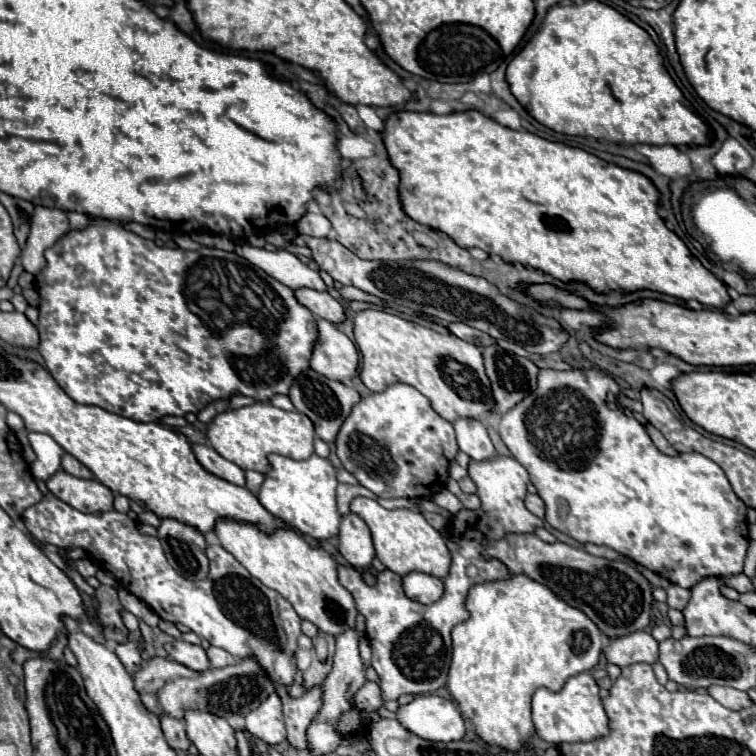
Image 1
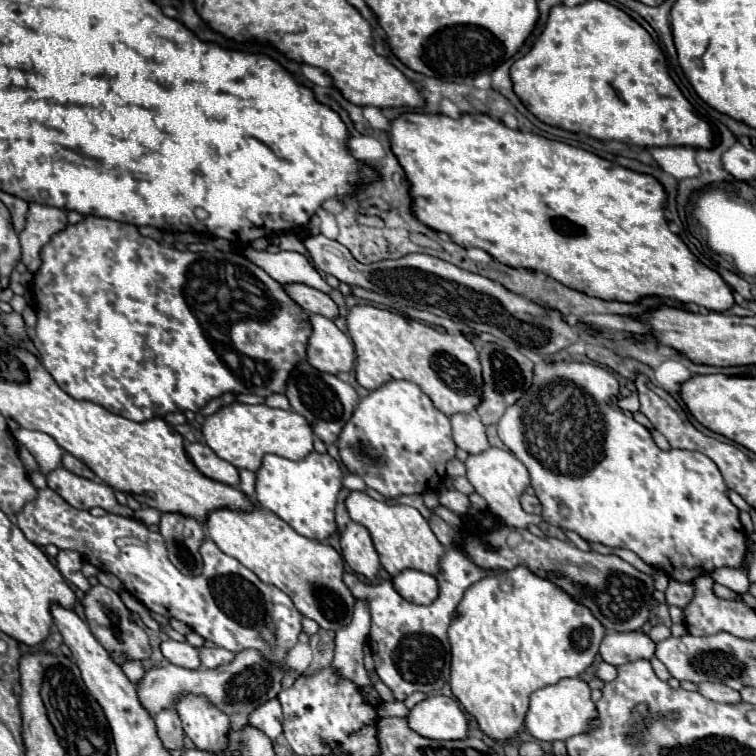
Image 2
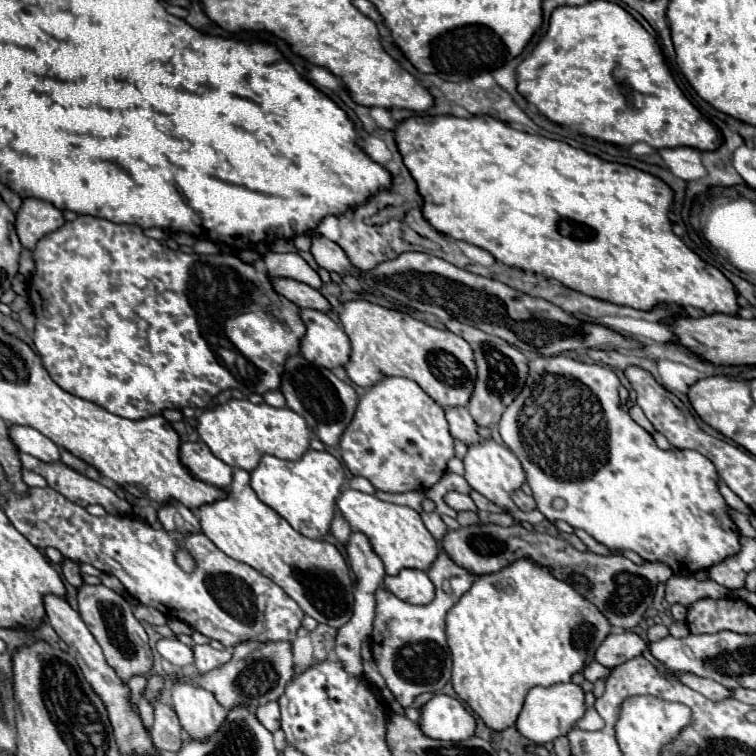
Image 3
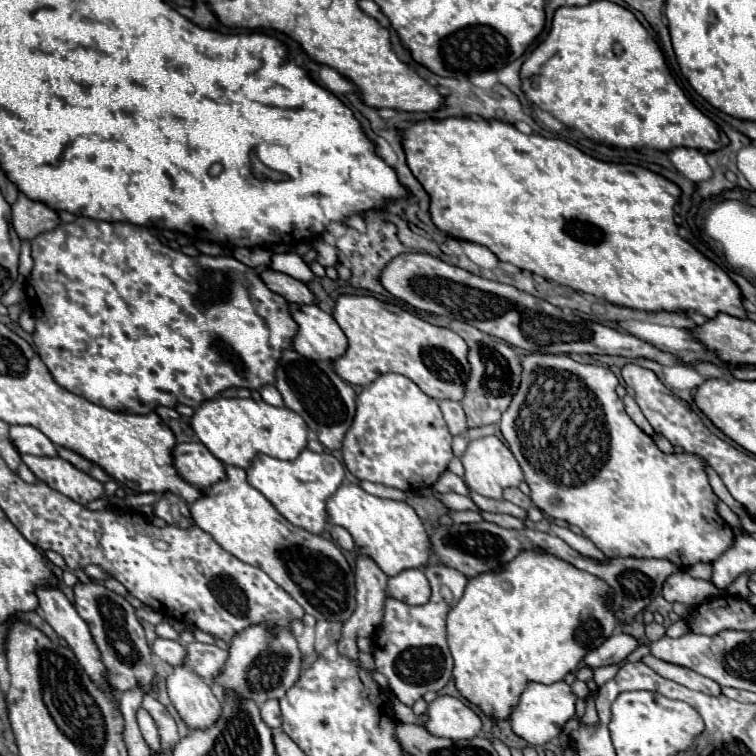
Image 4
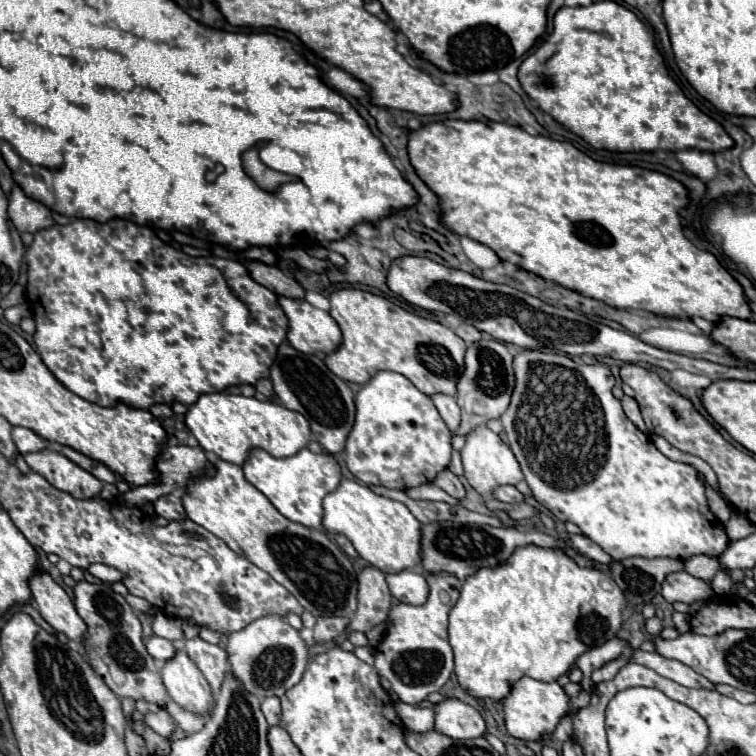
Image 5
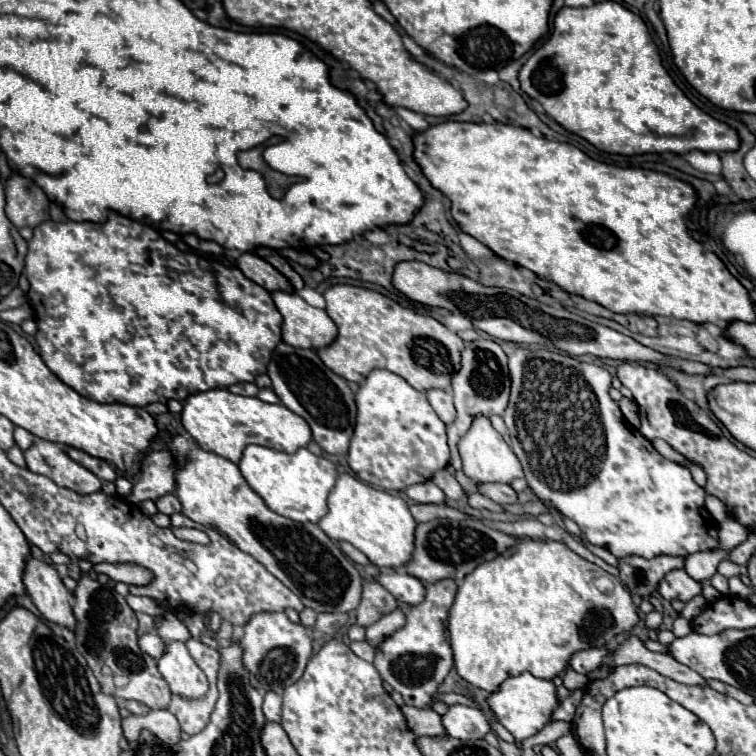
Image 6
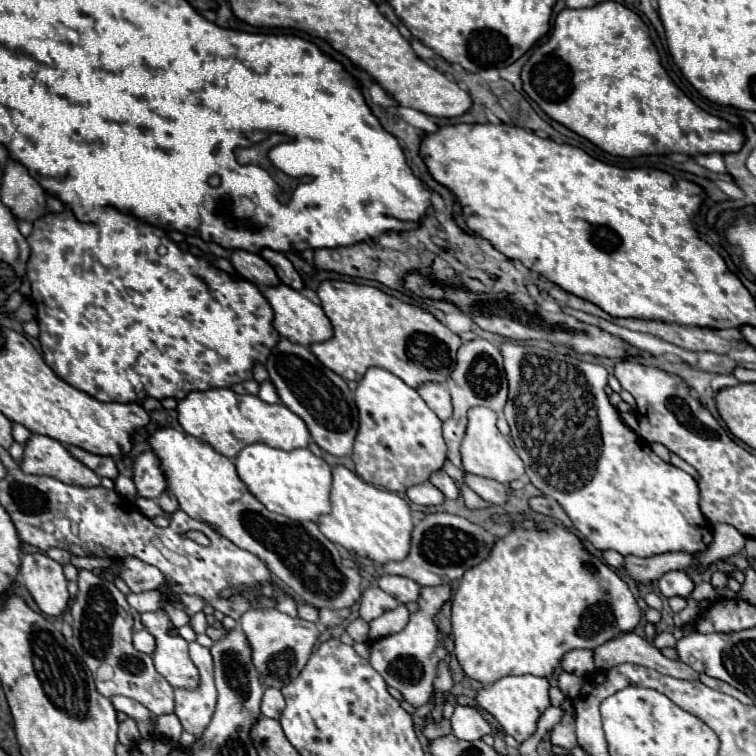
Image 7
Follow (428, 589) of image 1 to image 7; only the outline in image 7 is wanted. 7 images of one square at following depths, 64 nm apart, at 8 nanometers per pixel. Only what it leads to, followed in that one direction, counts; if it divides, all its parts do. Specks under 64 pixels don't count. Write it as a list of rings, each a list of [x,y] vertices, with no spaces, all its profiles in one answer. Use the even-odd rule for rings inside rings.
[[[380,576],[376,584],[402,604],[416,602],[420,596],[418,584],[414,584],[414,580],[406,580],[404,576]]]

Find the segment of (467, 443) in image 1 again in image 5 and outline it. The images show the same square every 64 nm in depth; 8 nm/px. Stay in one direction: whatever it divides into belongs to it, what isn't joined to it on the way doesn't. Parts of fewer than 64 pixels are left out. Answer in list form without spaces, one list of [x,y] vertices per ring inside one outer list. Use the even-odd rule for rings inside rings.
[[[432,394],[430,396],[434,406],[438,408],[442,420],[446,422],[446,426],[454,432],[460,424],[460,408],[456,404],[456,398],[454,396],[448,396],[448,394]]]

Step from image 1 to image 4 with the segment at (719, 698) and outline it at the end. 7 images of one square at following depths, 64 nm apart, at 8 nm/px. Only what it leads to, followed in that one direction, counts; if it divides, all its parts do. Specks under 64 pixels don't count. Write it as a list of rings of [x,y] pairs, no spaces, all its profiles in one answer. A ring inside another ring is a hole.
[[[652,654],[644,656],[642,662],[644,662],[646,666],[650,666],[650,668],[652,668],[656,674],[660,674],[662,678],[670,678],[670,680],[674,680],[674,682],[690,688],[690,690],[706,692],[706,694],[710,694],[710,696],[718,696],[718,694],[720,694],[720,686],[718,686],[714,680],[704,678],[704,676],[696,674],[696,672],[690,670],[690,668],[664,662],[664,660],[660,660],[660,658],[652,656]]]

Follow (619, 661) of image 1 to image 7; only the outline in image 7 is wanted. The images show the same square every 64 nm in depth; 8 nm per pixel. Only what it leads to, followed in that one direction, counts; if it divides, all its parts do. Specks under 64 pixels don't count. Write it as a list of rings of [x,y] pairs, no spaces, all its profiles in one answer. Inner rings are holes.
[[[590,650],[566,652],[560,660],[560,670],[570,672],[570,674],[578,674],[578,676],[590,676],[590,672],[596,670],[594,660],[592,660],[592,652]]]

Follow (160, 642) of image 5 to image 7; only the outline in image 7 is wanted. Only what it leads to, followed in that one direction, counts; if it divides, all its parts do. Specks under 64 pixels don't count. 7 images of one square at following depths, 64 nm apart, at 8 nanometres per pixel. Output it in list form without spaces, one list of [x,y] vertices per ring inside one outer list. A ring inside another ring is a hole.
[[[146,630],[134,632],[134,634],[132,634],[132,644],[134,644],[134,648],[140,650],[140,652],[146,652],[146,654],[154,652],[154,636],[150,636]]]

